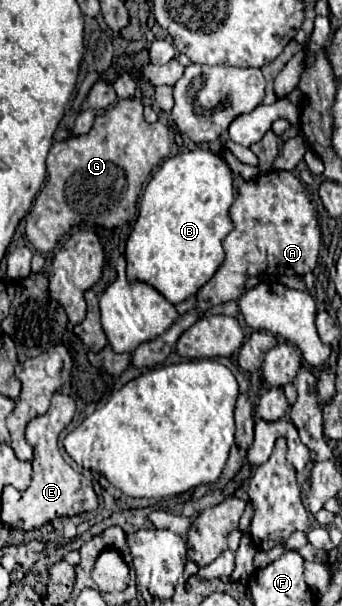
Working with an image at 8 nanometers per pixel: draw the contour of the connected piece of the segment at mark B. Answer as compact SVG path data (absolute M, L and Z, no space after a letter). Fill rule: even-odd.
M197 148L167 158L153 172L139 204L139 216L129 234L127 250L125 250L127 278L151 284L171 304L195 296L199 288L207 284L207 280L211 280L211 276L219 270L219 266L225 260L223 240L233 230L233 220L229 216L229 208L233 200L235 194L233 194L231 168L227 166L221 154L211 152L207 148Z

